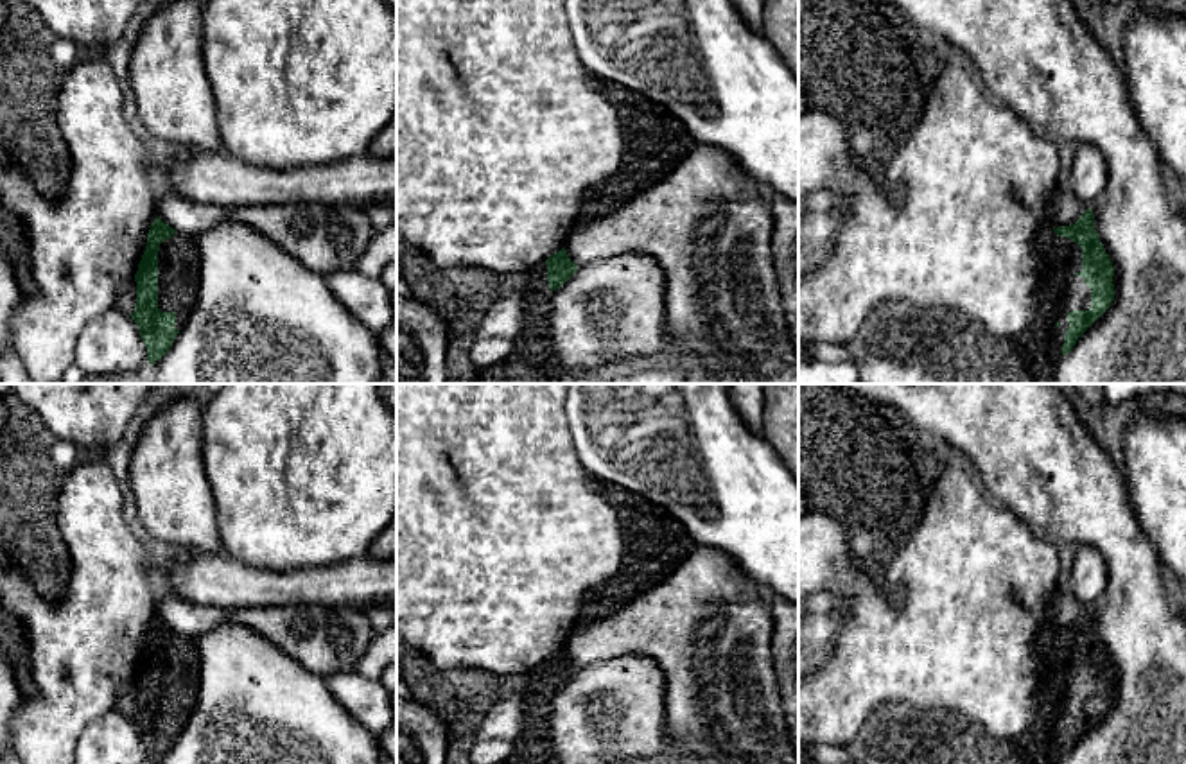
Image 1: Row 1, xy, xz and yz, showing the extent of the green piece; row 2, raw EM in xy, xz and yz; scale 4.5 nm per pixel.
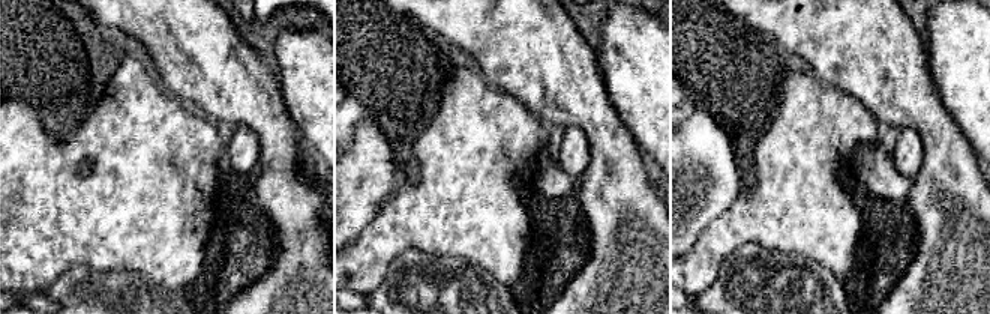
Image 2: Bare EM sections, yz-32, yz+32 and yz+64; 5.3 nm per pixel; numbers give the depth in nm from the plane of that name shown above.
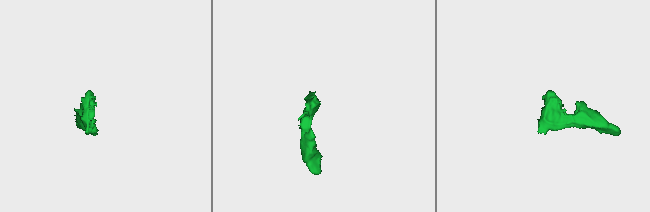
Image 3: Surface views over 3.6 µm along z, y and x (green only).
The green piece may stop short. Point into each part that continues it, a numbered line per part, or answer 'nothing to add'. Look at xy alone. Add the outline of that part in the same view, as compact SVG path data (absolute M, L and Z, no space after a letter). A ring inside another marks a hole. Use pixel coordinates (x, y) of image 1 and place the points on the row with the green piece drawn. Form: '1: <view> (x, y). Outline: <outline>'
1: xy (178, 257). Outline: M174 233L158 251L158 308L176 314L176 330L187 323L197 296L197 242Z

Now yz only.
1: yz (1059, 293). Outline: M1053 228L1042 230L1037 242L1044 258L1044 271L1037 291L1037 314L1012 343L1019 350L1030 373L1042 384L1053 380L1055 366L1062 357L1064 335L1069 328L1068 314L1071 310L1091 308L1091 289L1078 274L1082 271L1082 247L1077 242L1068 237L1059 237Z

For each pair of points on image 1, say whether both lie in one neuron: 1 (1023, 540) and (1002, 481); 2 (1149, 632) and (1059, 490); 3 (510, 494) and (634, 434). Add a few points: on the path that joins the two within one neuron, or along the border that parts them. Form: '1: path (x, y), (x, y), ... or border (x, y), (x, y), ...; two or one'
1: border (982, 486), (1023, 520); two
2: path (1134, 596), (1133, 564), (1095, 526); one
3: border (569, 418), (575, 452), (591, 477); two

